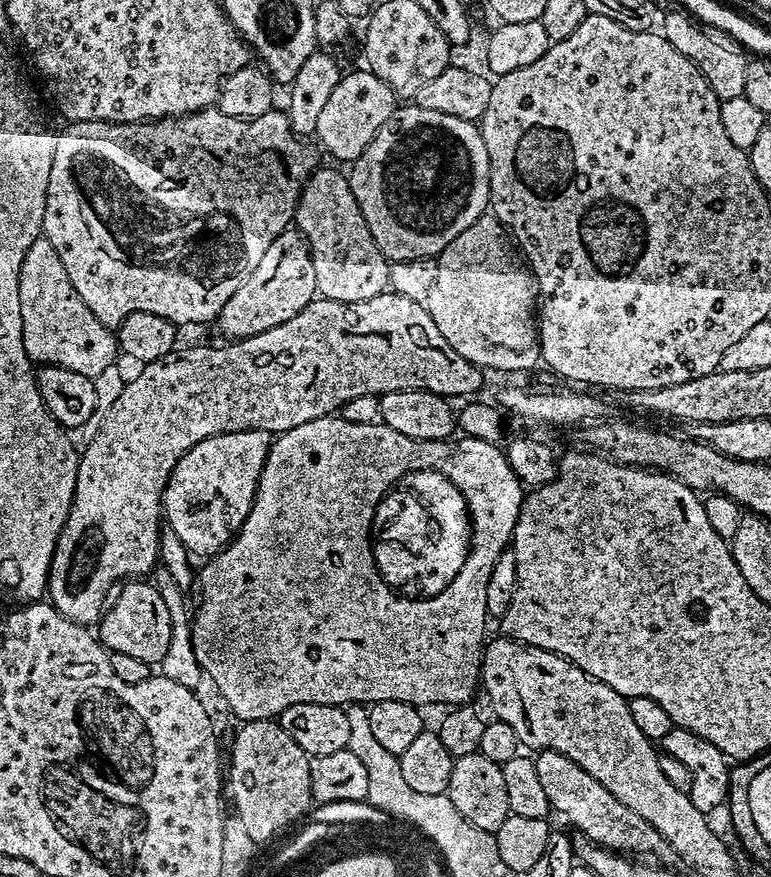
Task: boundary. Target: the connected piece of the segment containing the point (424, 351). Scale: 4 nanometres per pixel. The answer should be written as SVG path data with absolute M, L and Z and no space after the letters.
M385 290L380 292L374 298L370 298L369 300L359 300L358 302L350 302L347 304L346 302L338 302L337 300L326 300L323 298L317 298L306 306L306 310L300 311L298 314L294 314L294 318L290 318L287 322L282 322L282 326L274 326L274 330L266 330L262 334L254 334L250 338L246 338L245 340L234 340L231 342L221 343L221 348L183 348L183 346L177 347L170 354L166 354L162 358L158 358L154 362L150 362L149 364L143 365L139 369L140 373L137 374L136 377L129 379L127 383L125 383L124 389L122 390L122 394L119 395L117 402L114 406L110 407L110 410L102 416L100 420L100 429L97 430L96 433L92 436L92 441L89 442L85 448L82 448L82 451L78 456L78 463L76 465L76 485L74 486L74 498L72 499L72 505L70 506L70 514L66 518L66 522L62 526L62 530L60 531L60 537L58 538L58 542L56 543L56 549L54 550L54 554L52 555L52 565L50 566L50 570L48 571L48 590L46 593L47 599L52 603L55 608L58 610L58 614L62 614L66 618L70 618L74 622L78 622L79 624L83 624L85 626L96 626L99 625L100 617L104 615L106 611L106 605L109 603L110 597L113 595L114 589L121 582L127 582L133 578L144 578L149 575L157 567L159 558L160 558L160 529L162 527L162 509L164 507L164 488L168 484L168 479L170 478L170 474L174 470L174 466L176 463L181 460L186 453L189 452L191 448L195 446L198 442L202 442L206 438L210 438L211 436L217 436L218 434L222 434L223 432L245 432L246 430L250 430L253 428L254 430L262 430L263 432L267 432L269 434L279 434L282 432L289 432L292 428L297 428L298 426L302 426L306 422L310 422L311 420L317 420L318 418L322 418L323 416L333 415L337 410L339 410L348 400L354 398L360 398L363 395L368 396L376 396L382 397L385 396L387 392L432 392L435 396L442 396L445 398L453 398L452 396L468 396L464 398L472 398L476 391L479 390L480 387L484 384L484 376L486 376L485 369L478 367L476 364L471 364L469 360L466 358L462 358L462 354L458 354L458 350L454 350L454 346L450 346L450 342L446 342L446 338L442 338L442 334L438 331L438 326L434 326L434 318L430 318L430 314L428 313L427 307L423 304L419 304L418 302L412 301L411 298L402 298L402 294L398 294L397 292L393 292L391 290Z

